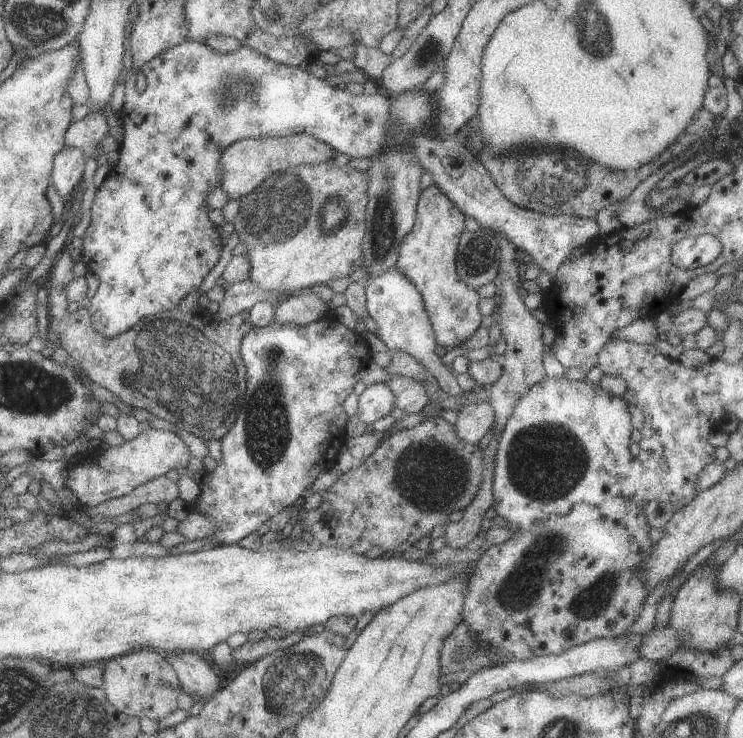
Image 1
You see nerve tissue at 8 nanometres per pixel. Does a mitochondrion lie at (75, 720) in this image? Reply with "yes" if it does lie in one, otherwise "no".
yes

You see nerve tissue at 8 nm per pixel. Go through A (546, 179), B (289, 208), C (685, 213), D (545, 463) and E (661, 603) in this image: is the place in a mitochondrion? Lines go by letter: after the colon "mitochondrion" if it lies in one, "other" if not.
A: mitochondrion
B: mitochondrion
C: other
D: mitochondrion
E: other

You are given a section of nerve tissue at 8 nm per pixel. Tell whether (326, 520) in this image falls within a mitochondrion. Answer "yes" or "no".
no

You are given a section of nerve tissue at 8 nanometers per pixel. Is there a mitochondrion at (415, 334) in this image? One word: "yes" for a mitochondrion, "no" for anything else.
no

